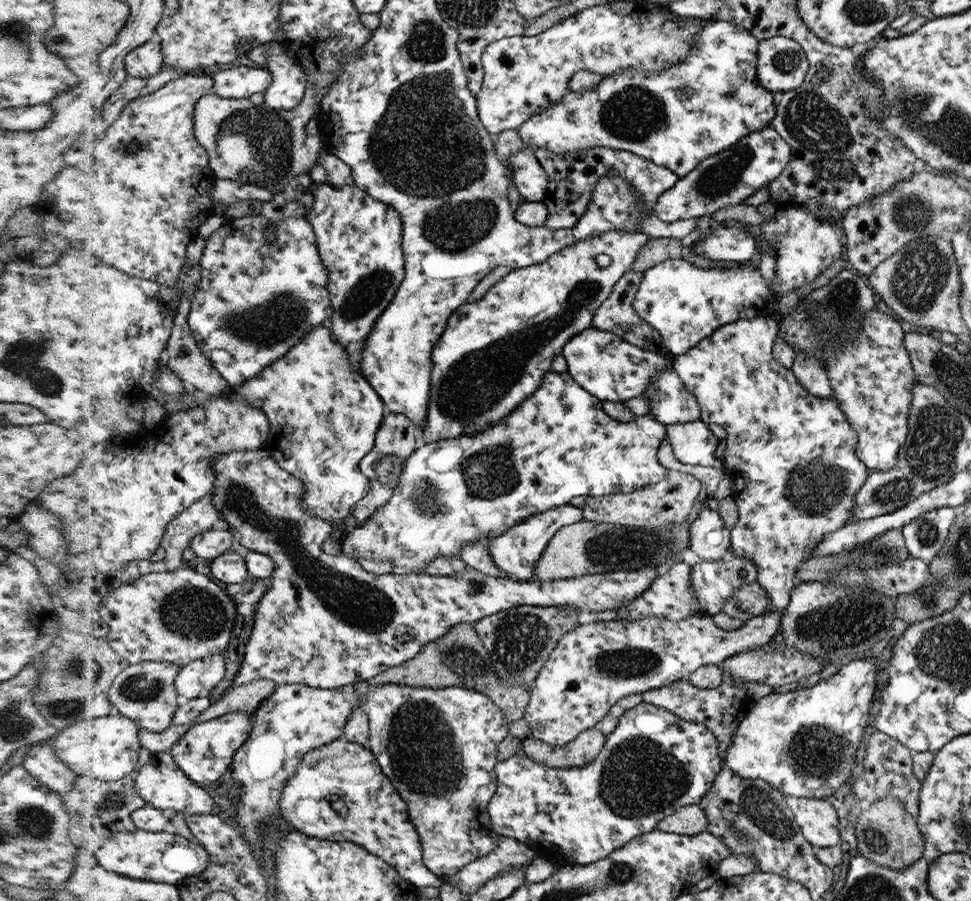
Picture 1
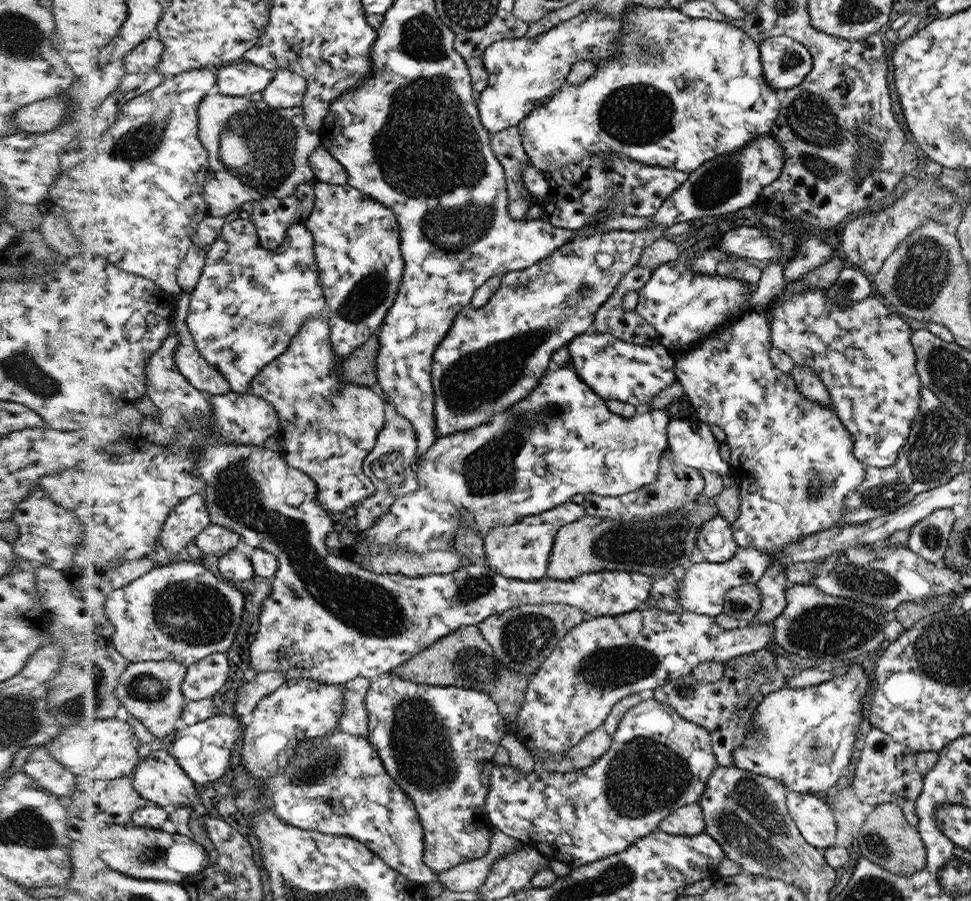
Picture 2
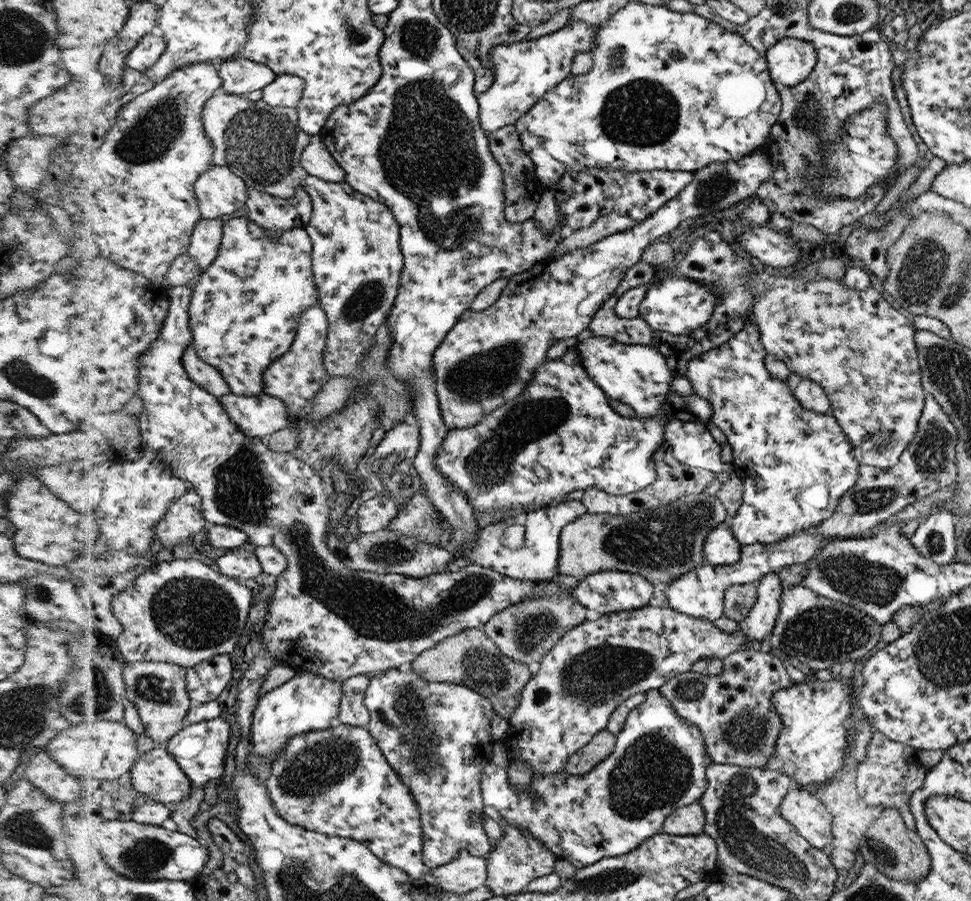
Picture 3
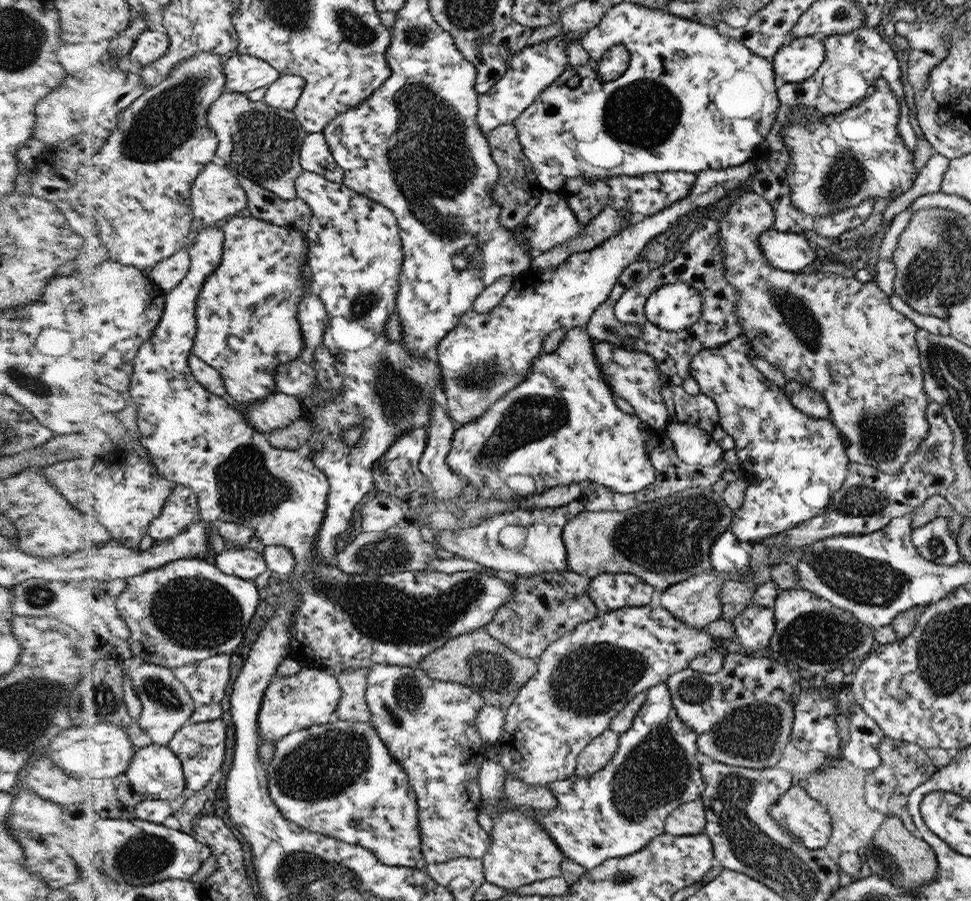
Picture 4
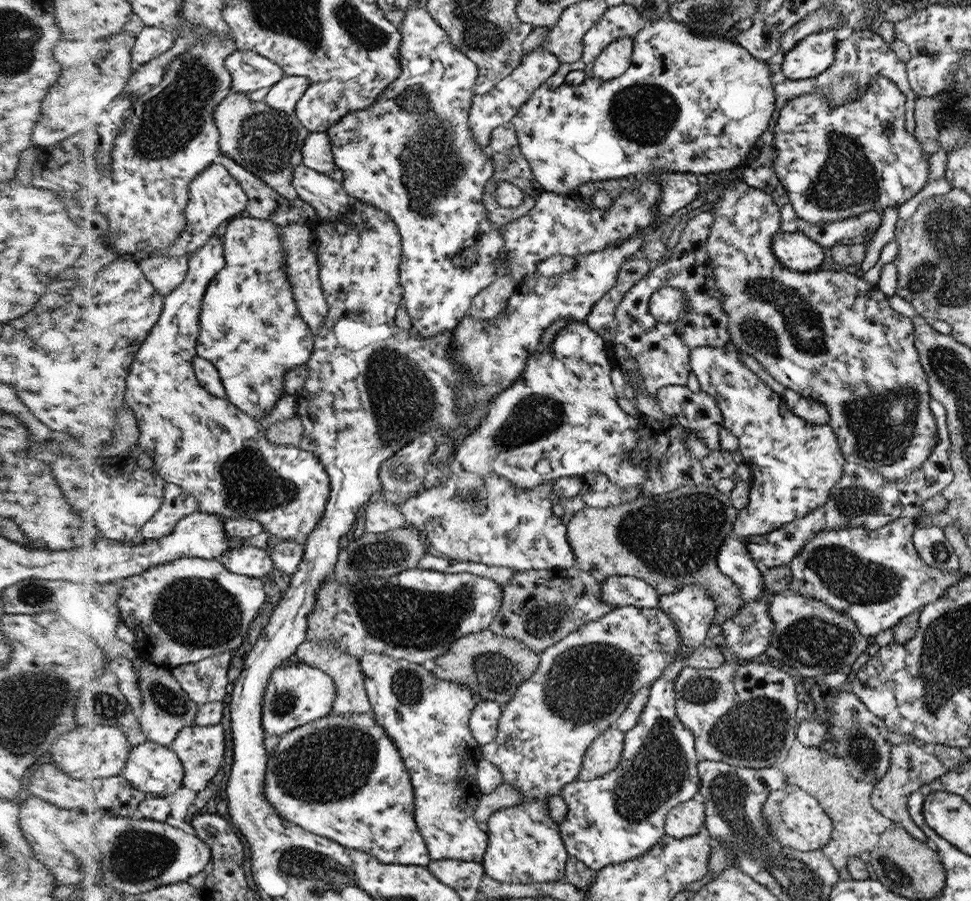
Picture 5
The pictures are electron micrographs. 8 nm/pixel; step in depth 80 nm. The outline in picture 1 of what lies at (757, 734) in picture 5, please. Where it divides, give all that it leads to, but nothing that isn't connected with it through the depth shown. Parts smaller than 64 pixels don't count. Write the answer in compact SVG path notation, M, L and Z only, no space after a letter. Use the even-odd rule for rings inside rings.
M732 675L724 676L722 683L716 688L698 688L690 680L681 679L676 683L671 683L668 687L652 689L641 694L635 694L622 698L603 718L602 722L596 725L596 728L609 735L616 725L619 718L631 708L638 706L642 702L654 704L660 708L667 709L668 712L675 712L676 716L683 717L684 720L696 721L705 724L718 738L719 753L722 757L727 755L727 750L732 746L732 740L735 739L735 732L743 718L746 718L748 712L752 710L761 696L769 695L774 687L768 685L762 686L760 683L747 684L746 681L732 679Z

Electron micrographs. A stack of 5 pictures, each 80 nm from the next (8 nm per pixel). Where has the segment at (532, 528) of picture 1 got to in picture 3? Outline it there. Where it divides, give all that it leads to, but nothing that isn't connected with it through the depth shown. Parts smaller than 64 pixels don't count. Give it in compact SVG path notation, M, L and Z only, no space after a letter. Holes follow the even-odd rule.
M568 500L558 503L556 506L546 506L540 512L517 513L503 520L494 521L485 528L480 527L477 538L473 542L461 545L463 560L476 563L484 568L491 568L516 580L544 581L553 579L558 574L561 552L560 534L567 524L574 522L586 512L587 507L581 503L581 500ZM516 523L525 526L522 546L510 548L504 544L504 532L506 532L506 528L516 526Z

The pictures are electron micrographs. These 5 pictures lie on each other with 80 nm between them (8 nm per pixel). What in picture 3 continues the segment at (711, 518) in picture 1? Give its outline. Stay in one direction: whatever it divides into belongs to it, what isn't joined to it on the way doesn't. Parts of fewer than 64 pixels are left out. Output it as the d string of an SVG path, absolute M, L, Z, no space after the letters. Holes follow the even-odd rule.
M731 518L710 532L704 544L706 562L712 566L731 565L742 559L742 545L731 531Z

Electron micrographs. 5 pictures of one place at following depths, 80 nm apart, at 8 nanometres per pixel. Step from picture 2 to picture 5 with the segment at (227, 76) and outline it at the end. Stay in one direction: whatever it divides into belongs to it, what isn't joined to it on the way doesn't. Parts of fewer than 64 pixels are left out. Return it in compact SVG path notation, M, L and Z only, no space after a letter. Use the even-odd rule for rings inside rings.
M238 50L230 55L227 67L234 76L234 91L251 93L276 86L287 72L276 61L255 50Z

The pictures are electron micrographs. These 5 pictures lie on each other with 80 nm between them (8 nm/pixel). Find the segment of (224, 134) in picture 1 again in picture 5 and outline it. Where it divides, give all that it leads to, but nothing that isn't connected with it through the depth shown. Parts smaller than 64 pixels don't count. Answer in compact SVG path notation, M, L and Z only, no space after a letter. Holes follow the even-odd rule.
M234 91L220 104L216 117L222 133L223 155L236 159L244 168L263 177L284 197L300 198L295 188L295 173L304 164L304 147L312 130L304 125L297 113L275 109L265 100L255 102L247 93Z

